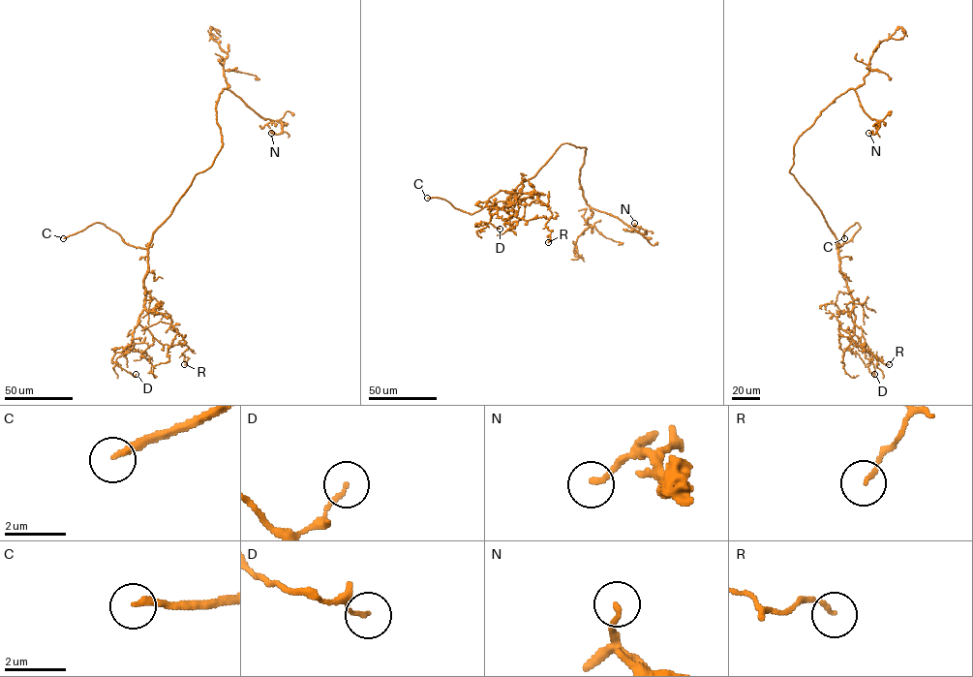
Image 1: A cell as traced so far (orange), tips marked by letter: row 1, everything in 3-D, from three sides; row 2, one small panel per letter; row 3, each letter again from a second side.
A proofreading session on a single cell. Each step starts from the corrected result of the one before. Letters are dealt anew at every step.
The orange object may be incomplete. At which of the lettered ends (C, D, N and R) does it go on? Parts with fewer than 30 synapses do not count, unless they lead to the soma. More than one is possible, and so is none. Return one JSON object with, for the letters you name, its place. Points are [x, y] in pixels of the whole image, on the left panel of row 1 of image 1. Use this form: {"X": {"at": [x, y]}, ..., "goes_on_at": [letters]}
{"C": {"at": [63, 238]}, "goes_on_at": ["C"]}

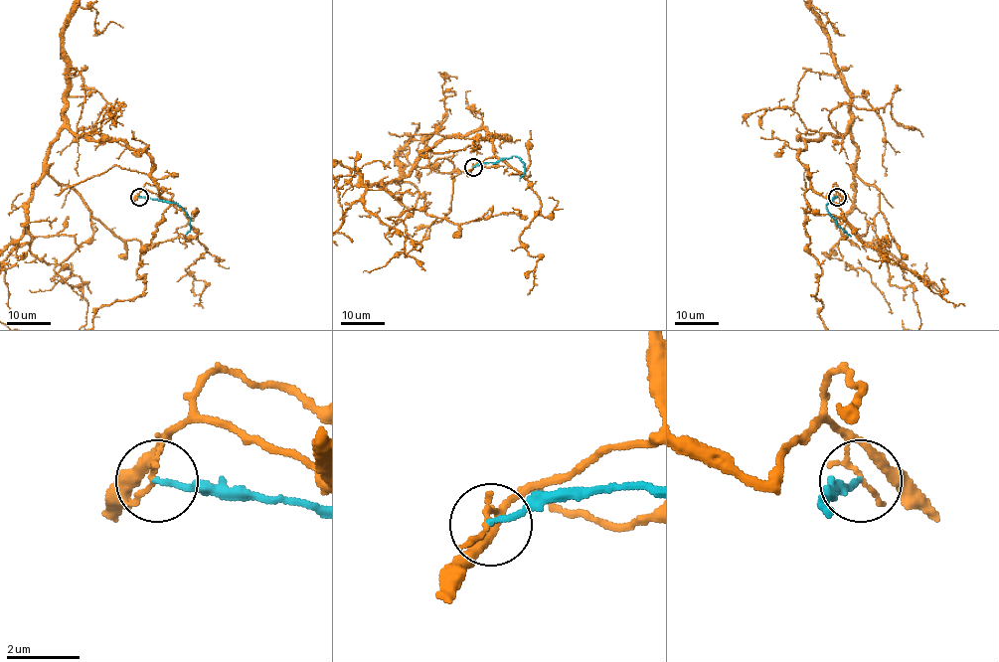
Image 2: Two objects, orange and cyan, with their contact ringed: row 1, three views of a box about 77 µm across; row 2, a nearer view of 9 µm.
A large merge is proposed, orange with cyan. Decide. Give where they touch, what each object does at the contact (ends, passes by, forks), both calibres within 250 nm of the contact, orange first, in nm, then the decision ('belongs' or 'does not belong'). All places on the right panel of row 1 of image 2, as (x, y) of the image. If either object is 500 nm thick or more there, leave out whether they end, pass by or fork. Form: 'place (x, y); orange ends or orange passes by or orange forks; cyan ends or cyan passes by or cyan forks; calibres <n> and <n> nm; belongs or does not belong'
place (837, 197); orange ends; cyan ends; calibres 160 and 140 nm; does not belong

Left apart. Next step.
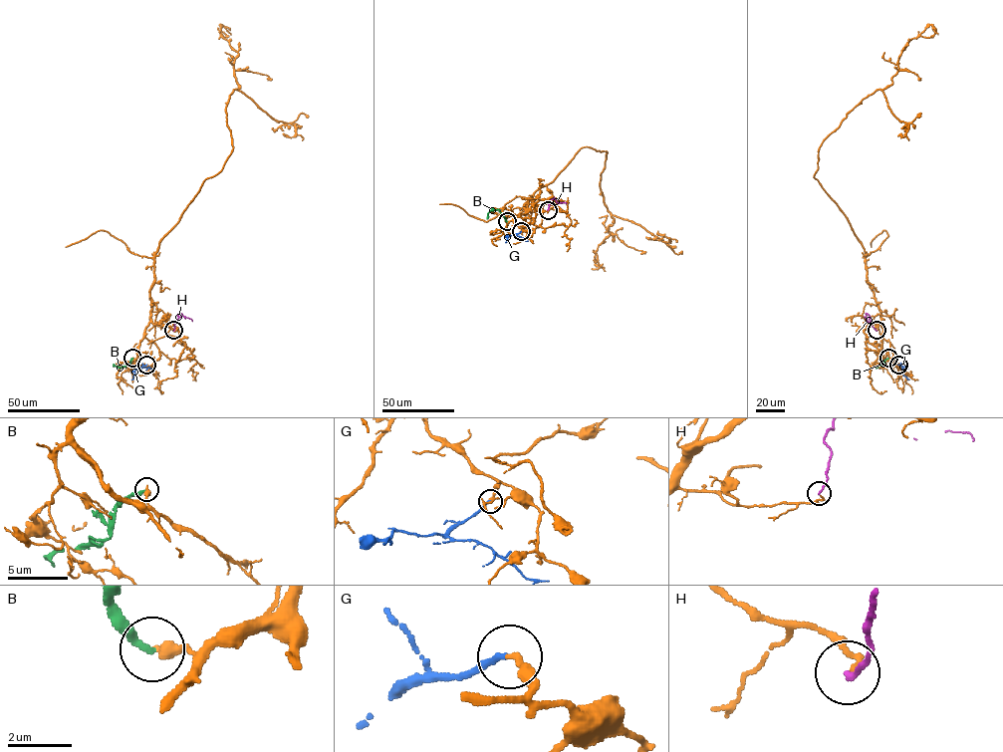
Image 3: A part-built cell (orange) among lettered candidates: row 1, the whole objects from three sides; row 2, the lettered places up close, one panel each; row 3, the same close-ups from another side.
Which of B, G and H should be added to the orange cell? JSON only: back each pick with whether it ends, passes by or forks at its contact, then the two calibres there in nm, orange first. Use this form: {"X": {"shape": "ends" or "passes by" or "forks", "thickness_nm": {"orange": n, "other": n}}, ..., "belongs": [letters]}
{"G": {"shape": "ends", "thickness_nm": {"orange": 190, "other": 180}}, "H": {"shape": "ends", "thickness_nm": {"orange": 140, "other": 160}}, "belongs": ["G", "H"]}

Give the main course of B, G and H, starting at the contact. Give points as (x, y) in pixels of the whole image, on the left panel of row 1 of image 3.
B: (132, 358), (128, 365), (113, 366)
G: (146, 365), (135, 369), (131, 379)
H: (173, 331), (178, 314), (192, 321)

